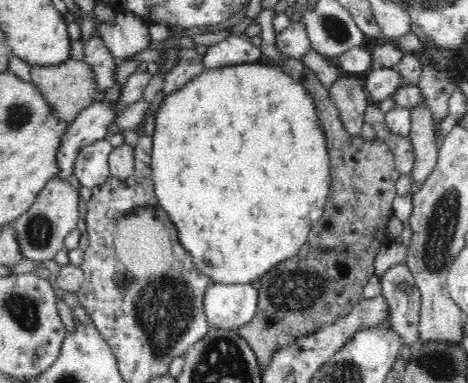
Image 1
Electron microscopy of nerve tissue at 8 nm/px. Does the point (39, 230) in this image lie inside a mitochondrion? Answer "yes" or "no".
yes

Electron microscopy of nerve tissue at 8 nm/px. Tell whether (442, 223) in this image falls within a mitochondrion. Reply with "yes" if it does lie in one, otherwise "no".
yes

